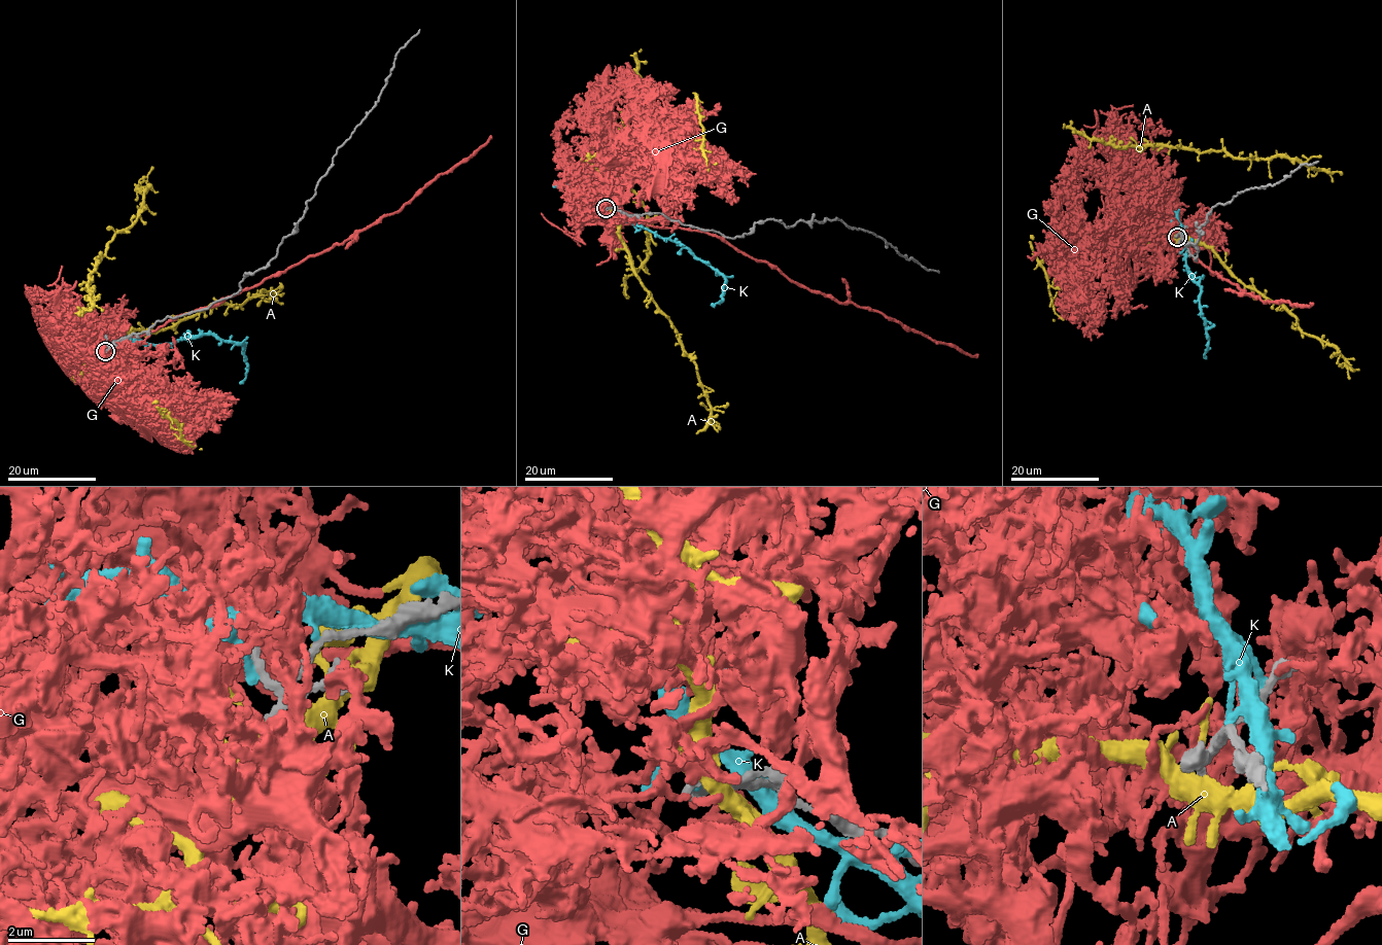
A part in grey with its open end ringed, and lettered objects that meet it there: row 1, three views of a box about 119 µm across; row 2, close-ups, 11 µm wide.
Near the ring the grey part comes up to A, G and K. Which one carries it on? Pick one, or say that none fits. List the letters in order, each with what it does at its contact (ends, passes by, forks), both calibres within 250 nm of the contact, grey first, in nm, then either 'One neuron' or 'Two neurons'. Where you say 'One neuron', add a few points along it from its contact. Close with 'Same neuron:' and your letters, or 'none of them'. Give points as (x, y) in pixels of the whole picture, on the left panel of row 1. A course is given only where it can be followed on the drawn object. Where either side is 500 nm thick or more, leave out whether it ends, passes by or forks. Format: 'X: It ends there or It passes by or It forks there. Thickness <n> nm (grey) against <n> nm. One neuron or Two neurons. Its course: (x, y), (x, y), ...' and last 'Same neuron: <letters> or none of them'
A: It forks there. Thickness 130 nm (grey) against 360 nm. Two neurons
G: It passes by. Thickness 140 nm (grey) against 180 nm. Two neurons
K: It ends there. Thickness 150 nm (grey) against 200 nm. Two neurons
Same neuron: none of them

